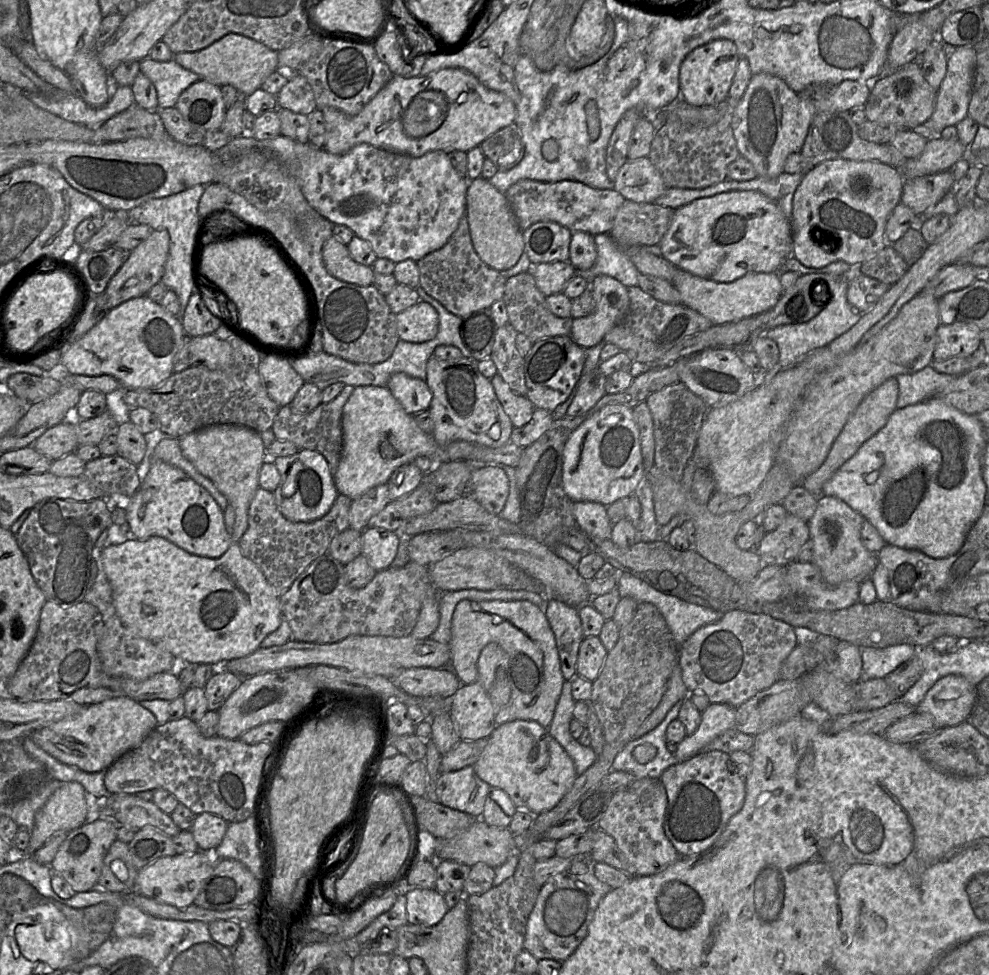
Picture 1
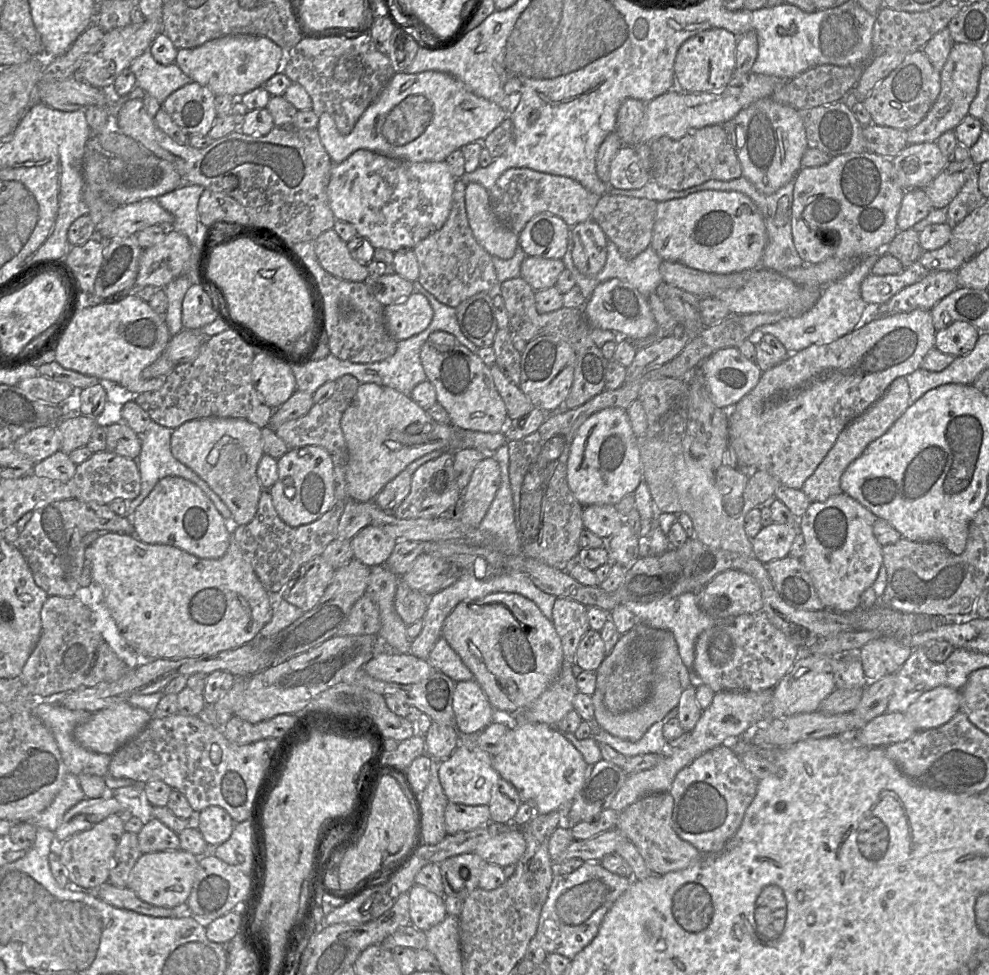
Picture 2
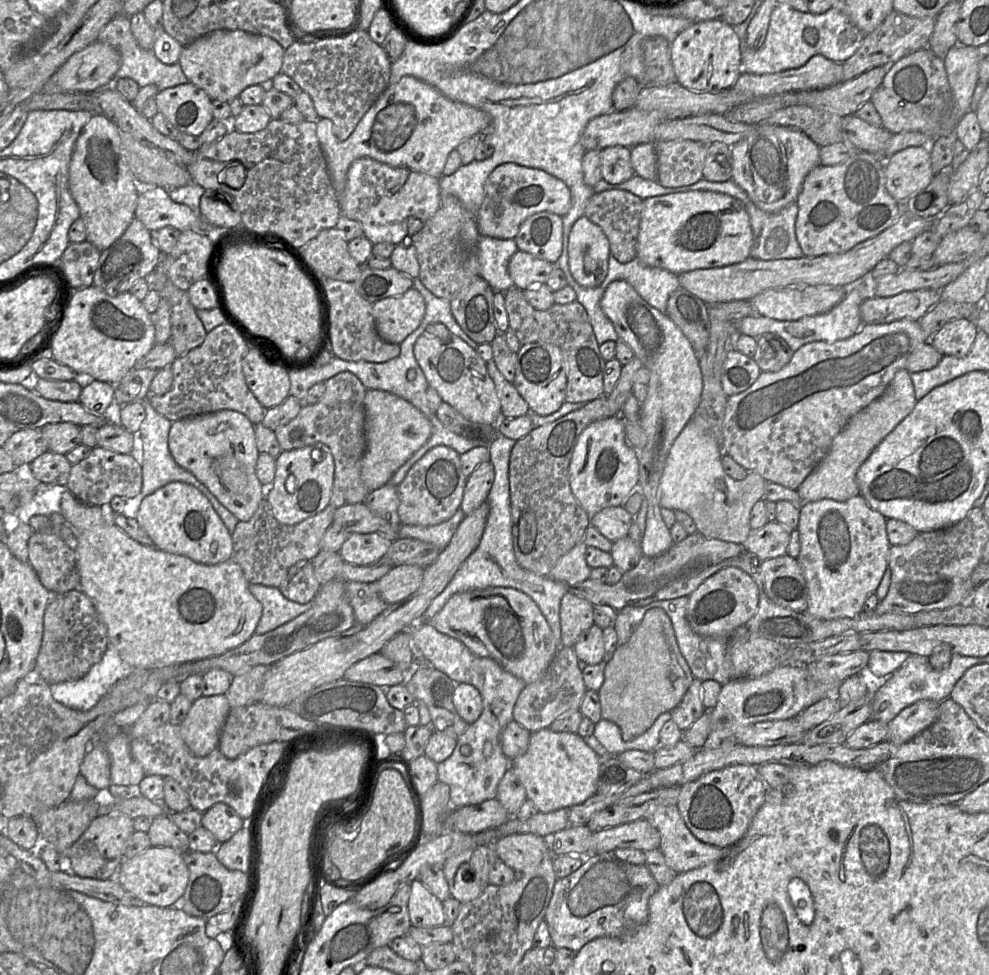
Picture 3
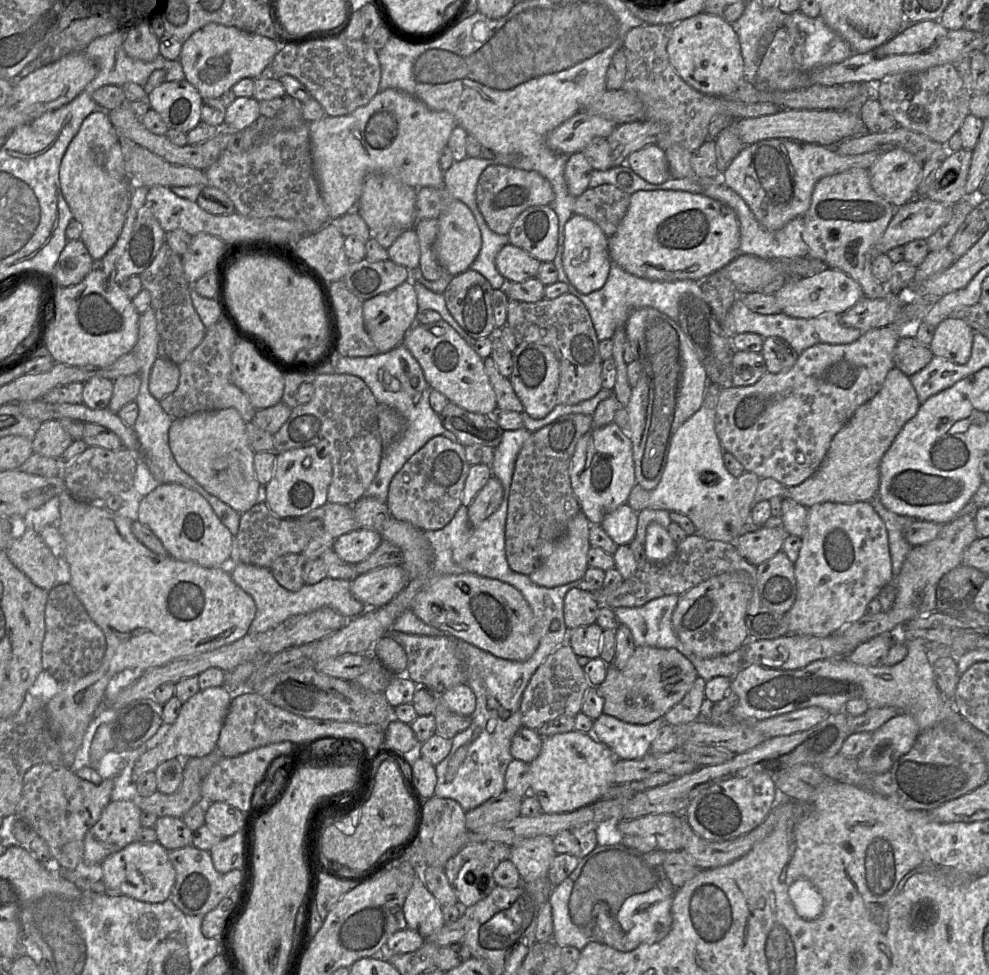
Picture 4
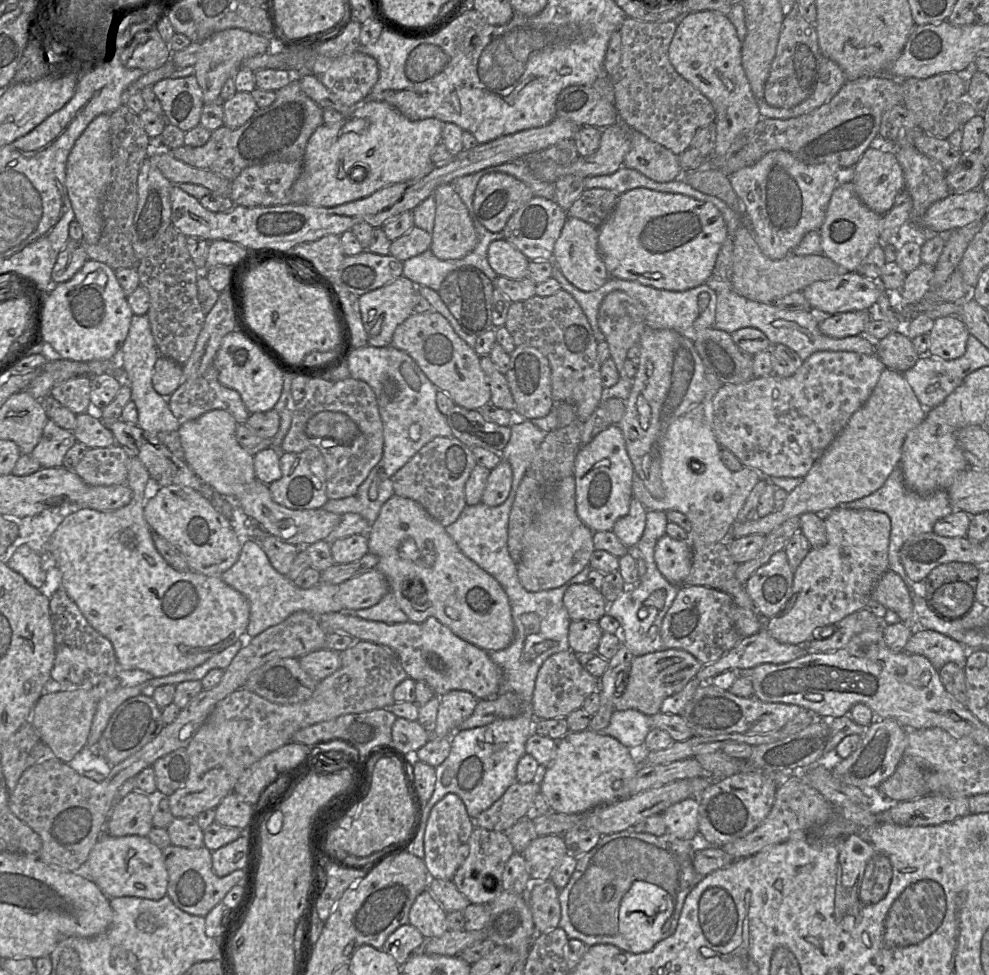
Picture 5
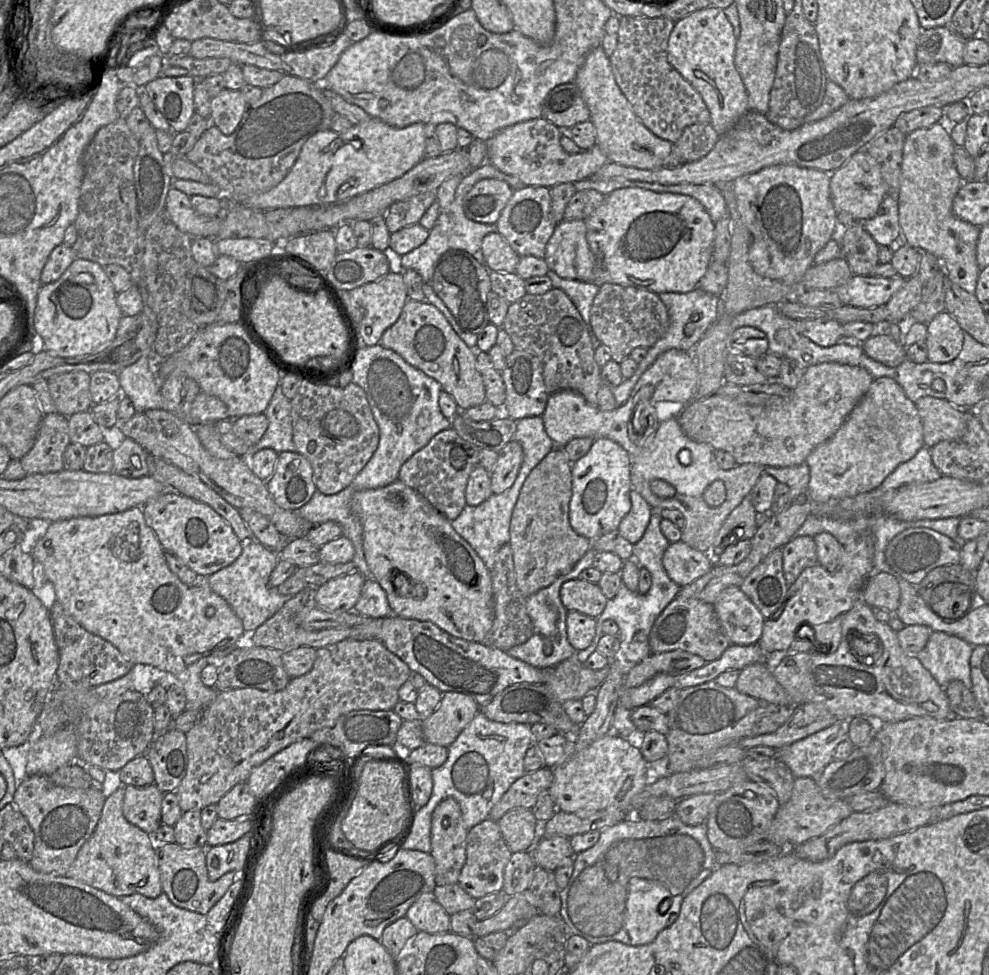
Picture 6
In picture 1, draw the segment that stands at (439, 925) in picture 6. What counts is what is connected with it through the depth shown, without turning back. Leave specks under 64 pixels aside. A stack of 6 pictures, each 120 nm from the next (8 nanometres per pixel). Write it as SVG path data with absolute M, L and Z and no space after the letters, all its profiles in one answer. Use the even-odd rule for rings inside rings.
M404 888L407 899L408 923L414 925L437 925L448 912L444 894L436 889Z

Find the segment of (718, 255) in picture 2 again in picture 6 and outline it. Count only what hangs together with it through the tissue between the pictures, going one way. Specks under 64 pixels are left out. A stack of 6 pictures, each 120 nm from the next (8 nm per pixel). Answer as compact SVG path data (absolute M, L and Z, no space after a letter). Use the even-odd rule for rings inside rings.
M622 188L607 195L603 203L585 220L586 238L594 259L594 284L598 286L606 283L618 284L621 286L643 288L656 294L664 292L688 293L698 287L701 278L707 271L713 259L715 223L710 218L704 206L691 196L661 193L646 190L643 188Z

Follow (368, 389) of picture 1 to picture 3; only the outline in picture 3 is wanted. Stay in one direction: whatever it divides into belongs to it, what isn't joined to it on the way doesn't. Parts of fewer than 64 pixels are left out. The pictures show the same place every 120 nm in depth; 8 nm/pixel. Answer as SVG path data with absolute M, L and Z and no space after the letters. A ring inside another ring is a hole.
M367 390L364 398L366 450L360 476L369 491L385 485L431 435L427 417L407 400L382 390Z

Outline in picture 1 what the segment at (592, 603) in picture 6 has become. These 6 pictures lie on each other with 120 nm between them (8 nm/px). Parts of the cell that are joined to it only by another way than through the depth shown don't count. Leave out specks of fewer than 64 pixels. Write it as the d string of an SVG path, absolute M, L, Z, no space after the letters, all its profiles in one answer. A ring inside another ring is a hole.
M548 598L545 616L555 635L562 675L569 681L577 675L579 648L585 638L578 608L558 598Z

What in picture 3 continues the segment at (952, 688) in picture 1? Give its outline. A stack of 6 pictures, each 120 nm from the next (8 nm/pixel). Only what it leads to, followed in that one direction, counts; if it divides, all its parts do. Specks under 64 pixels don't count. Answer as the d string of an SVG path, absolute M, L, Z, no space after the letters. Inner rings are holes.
M920 700L904 708L888 724L886 741L896 745L903 744L932 725L937 719L939 703Z

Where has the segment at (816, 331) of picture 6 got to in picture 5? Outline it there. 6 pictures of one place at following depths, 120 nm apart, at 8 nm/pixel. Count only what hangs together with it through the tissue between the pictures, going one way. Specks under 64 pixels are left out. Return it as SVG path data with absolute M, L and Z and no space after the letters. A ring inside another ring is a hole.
M851 311L829 316L821 316L819 329L822 334L833 338L864 335L871 321L869 311Z

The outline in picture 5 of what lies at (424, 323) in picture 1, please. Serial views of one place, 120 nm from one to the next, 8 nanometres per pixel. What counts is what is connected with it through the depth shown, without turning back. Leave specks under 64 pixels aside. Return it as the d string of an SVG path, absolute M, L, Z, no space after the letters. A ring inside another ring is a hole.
M400 276L378 289L359 296L360 314L368 346L378 348L390 346L397 326L413 314L415 292L416 286L404 276Z

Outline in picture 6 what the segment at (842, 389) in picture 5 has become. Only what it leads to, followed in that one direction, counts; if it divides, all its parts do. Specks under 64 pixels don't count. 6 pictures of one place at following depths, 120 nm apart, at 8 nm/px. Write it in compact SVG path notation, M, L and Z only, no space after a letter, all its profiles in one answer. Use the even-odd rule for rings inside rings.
M826 362L805 368L799 384L791 390L790 399L772 406L740 404L718 394L691 401L678 412L677 420L687 437L706 443L714 450L732 455L737 465L755 463L761 466L789 467L804 463L808 455L829 440L868 391L873 376L864 368L835 362Z

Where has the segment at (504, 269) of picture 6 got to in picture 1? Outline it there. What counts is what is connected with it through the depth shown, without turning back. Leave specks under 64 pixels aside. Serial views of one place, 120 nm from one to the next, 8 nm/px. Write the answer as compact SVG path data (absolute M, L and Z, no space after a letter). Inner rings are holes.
M550 262L532 265L530 272L538 290L546 297L562 293L577 269L569 262Z

